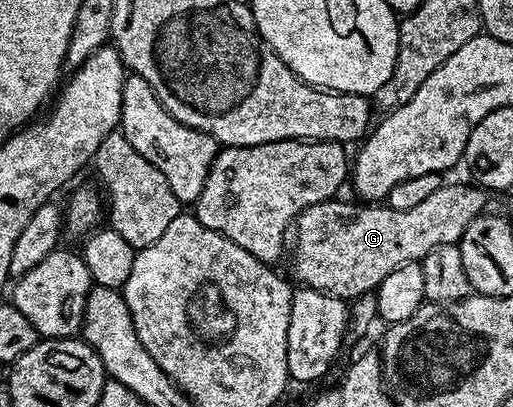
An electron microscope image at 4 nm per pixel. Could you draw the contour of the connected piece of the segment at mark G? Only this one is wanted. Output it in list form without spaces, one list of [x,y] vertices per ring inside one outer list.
[[[443,184],[436,188],[436,192],[432,192],[432,196],[428,196],[428,200],[416,204],[416,208],[408,208],[408,212],[392,210],[386,204],[359,204],[357,201],[354,203],[331,200],[312,204],[298,215],[292,230],[295,278],[293,281],[343,300],[353,300],[362,294],[377,291],[378,285],[382,283],[384,276],[388,276],[388,272],[396,272],[396,268],[400,268],[406,262],[421,262],[437,246],[461,243],[468,224],[472,224],[472,220],[476,220],[479,214],[487,209],[487,191],[477,185],[469,185]]]

